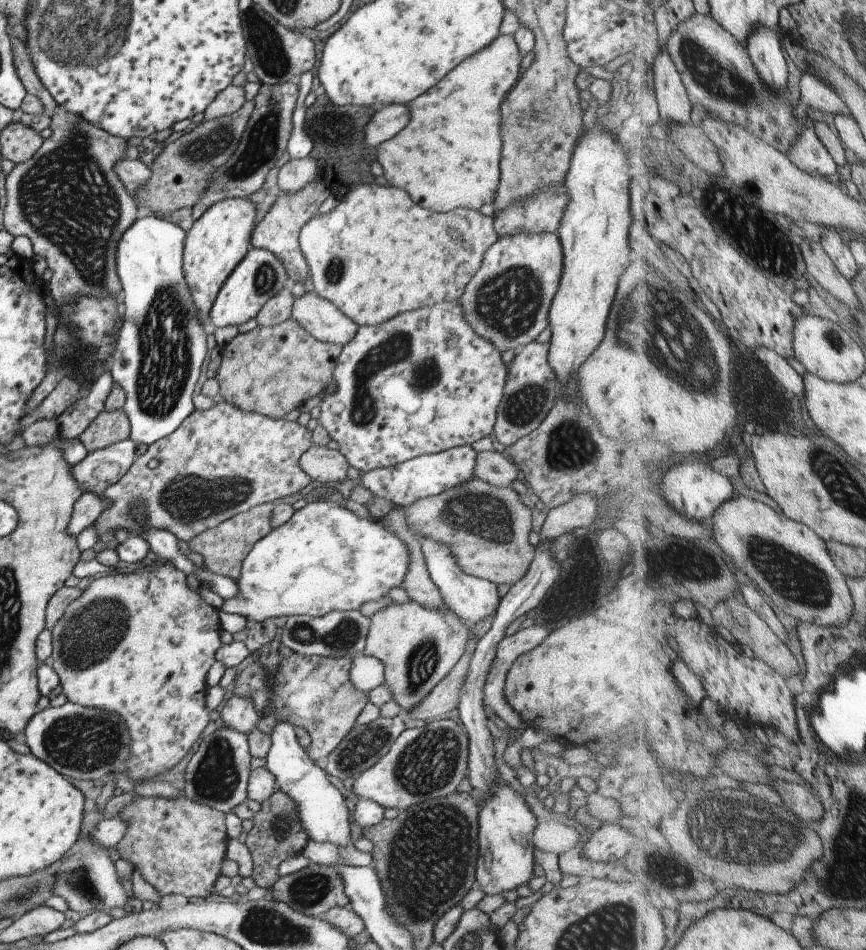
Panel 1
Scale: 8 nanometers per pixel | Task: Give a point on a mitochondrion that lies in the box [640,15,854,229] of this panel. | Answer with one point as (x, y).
(727, 83)

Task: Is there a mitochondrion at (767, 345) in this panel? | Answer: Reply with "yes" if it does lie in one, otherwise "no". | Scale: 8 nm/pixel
no

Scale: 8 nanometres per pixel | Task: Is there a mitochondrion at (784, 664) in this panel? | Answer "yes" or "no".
no

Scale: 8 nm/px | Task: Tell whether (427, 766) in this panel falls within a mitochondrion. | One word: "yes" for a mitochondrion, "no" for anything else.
yes

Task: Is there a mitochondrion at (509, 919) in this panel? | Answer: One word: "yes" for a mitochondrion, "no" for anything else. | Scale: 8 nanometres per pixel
no

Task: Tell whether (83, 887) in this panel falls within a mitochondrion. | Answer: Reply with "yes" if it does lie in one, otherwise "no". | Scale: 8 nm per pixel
yes

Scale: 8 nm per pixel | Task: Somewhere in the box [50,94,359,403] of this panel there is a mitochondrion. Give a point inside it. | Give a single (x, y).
(217, 142)

